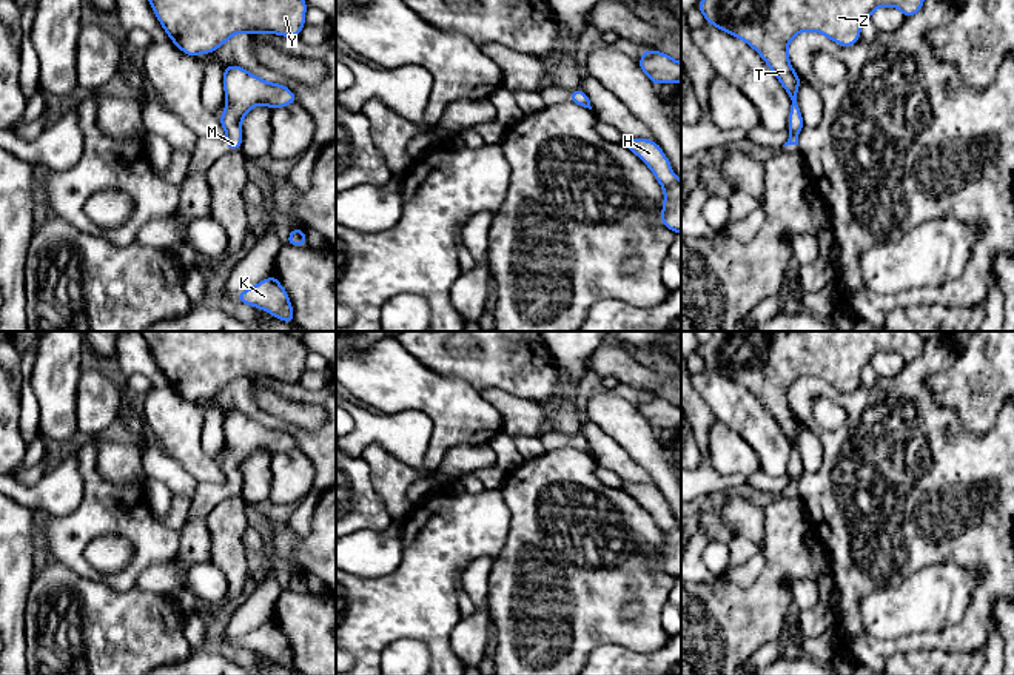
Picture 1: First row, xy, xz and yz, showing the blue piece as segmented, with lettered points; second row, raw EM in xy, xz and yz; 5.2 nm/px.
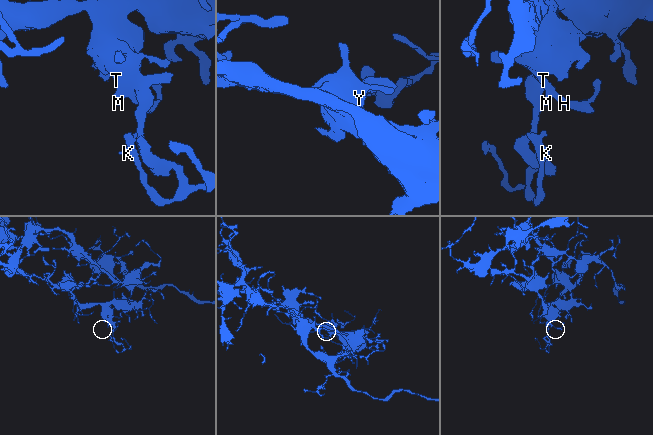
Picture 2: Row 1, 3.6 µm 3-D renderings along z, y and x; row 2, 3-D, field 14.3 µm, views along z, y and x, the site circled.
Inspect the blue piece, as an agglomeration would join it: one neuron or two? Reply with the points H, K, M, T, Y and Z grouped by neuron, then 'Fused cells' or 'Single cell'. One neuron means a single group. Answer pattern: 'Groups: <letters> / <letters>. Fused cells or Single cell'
Groups: H K M T Y Z. Single cell

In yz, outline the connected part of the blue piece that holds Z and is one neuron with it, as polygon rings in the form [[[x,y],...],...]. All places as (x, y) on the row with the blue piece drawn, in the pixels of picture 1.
[[[698,0],[697,8],[706,23],[744,40],[769,65],[791,99],[787,131],[791,137],[783,146],[798,145],[798,133],[804,128],[797,91],[803,82],[789,63],[789,42],[801,31],[824,34],[840,46],[854,46],[860,40],[860,28],[880,6],[898,8],[905,18],[911,18],[923,8],[925,0]]]

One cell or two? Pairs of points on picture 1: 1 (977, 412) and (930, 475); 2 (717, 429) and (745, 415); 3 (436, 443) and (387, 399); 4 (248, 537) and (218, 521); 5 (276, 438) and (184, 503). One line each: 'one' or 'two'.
1: two
2: two
3: one
4: two
5: two

